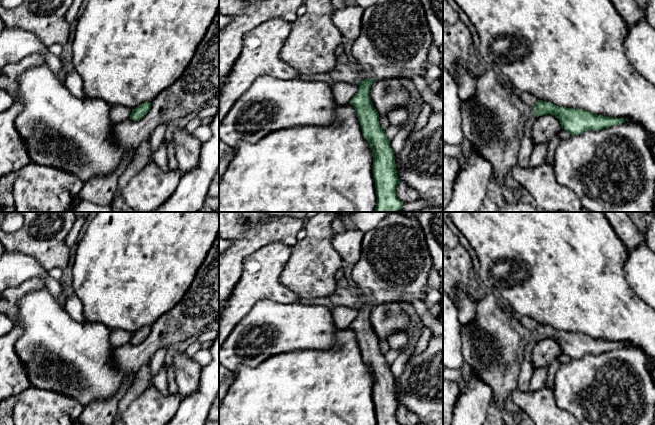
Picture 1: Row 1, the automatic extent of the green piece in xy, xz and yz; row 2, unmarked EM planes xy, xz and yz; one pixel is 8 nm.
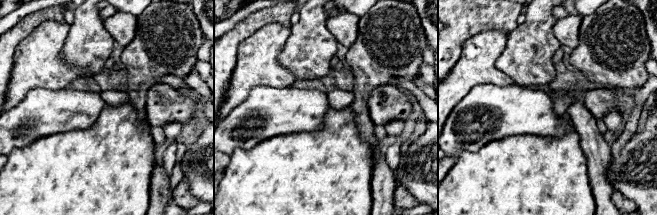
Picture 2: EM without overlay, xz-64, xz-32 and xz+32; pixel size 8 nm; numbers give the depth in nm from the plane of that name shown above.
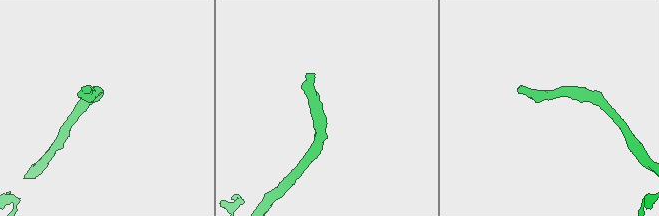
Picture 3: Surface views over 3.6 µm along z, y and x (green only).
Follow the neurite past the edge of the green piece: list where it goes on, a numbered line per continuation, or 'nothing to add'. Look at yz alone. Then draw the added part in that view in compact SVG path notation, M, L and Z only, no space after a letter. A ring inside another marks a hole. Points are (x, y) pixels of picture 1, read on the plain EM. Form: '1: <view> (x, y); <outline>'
1: yz (493, 344); M492 293L484 294L475 300L475 303L475 319L460 326L462 357L471 367L472 373L490 386L493 401L504 409L507 398L517 389L524 349L527 344L534 341L534 334L506 312Z

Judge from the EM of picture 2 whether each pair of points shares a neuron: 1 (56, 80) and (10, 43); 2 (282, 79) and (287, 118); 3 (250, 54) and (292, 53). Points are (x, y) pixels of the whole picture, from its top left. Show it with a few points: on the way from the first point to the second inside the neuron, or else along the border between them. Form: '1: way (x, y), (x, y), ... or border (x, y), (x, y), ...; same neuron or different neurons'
1: border (32, 30), (16, 46), (14, 63), (11, 70); different neurons
2: border (260, 85), (272, 87), (291, 86); different neurons
3: border (291, 32), (279, 56), (279, 62), (293, 73); different neurons

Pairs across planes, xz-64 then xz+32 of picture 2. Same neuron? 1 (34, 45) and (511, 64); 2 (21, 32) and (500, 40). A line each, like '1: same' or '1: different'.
1: different
2: different

